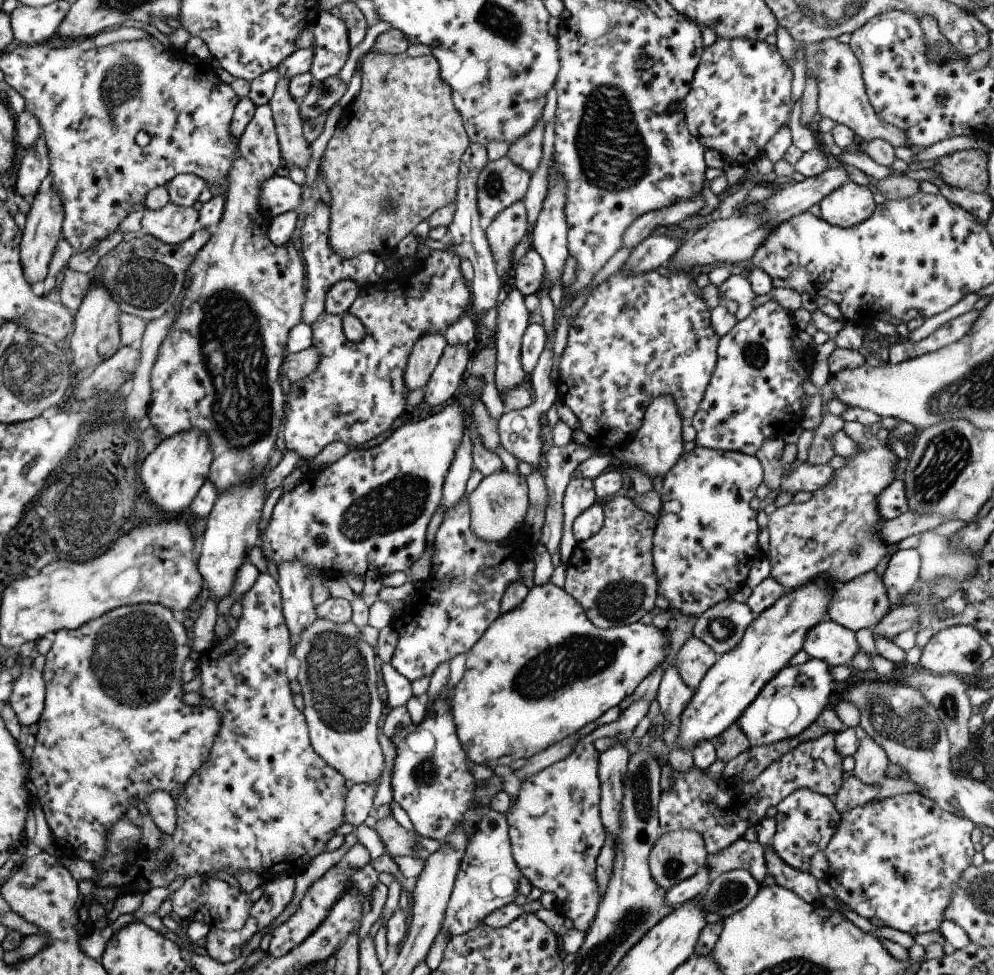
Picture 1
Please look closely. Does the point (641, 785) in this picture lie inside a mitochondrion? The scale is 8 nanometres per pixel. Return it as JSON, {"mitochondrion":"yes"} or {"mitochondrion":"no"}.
{"mitochondrion":"yes"}

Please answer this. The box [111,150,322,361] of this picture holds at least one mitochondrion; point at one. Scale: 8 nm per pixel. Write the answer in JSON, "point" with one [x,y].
{"point":[145,283]}

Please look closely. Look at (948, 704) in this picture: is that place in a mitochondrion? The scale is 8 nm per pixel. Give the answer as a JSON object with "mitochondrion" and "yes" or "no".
{"mitochondrion":"yes"}

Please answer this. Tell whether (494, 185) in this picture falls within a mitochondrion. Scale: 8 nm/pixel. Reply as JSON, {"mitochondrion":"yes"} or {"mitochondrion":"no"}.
{"mitochondrion":"yes"}

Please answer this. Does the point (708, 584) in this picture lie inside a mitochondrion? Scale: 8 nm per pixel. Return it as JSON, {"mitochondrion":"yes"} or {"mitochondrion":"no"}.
{"mitochondrion":"no"}

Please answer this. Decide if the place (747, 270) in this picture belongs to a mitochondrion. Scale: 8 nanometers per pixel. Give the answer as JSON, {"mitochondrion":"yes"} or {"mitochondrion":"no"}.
{"mitochondrion":"no"}

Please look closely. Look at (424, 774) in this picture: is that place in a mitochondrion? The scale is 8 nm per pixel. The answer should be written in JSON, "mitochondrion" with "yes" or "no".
{"mitochondrion":"yes"}

